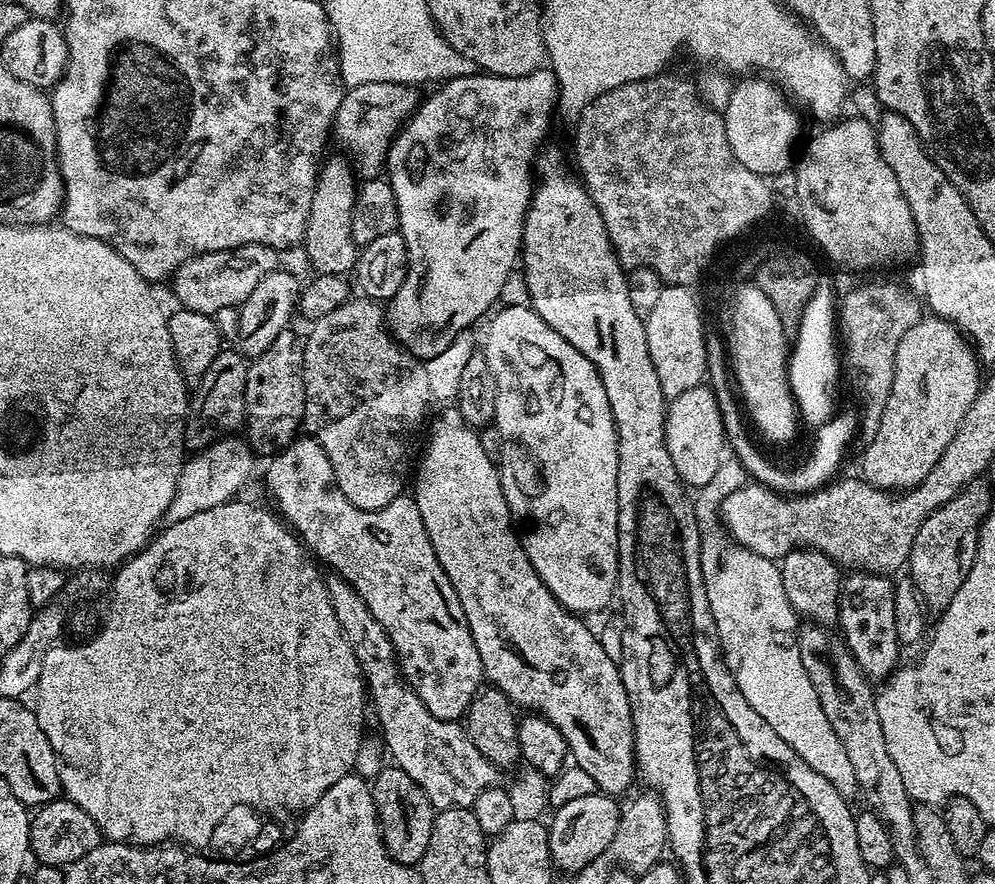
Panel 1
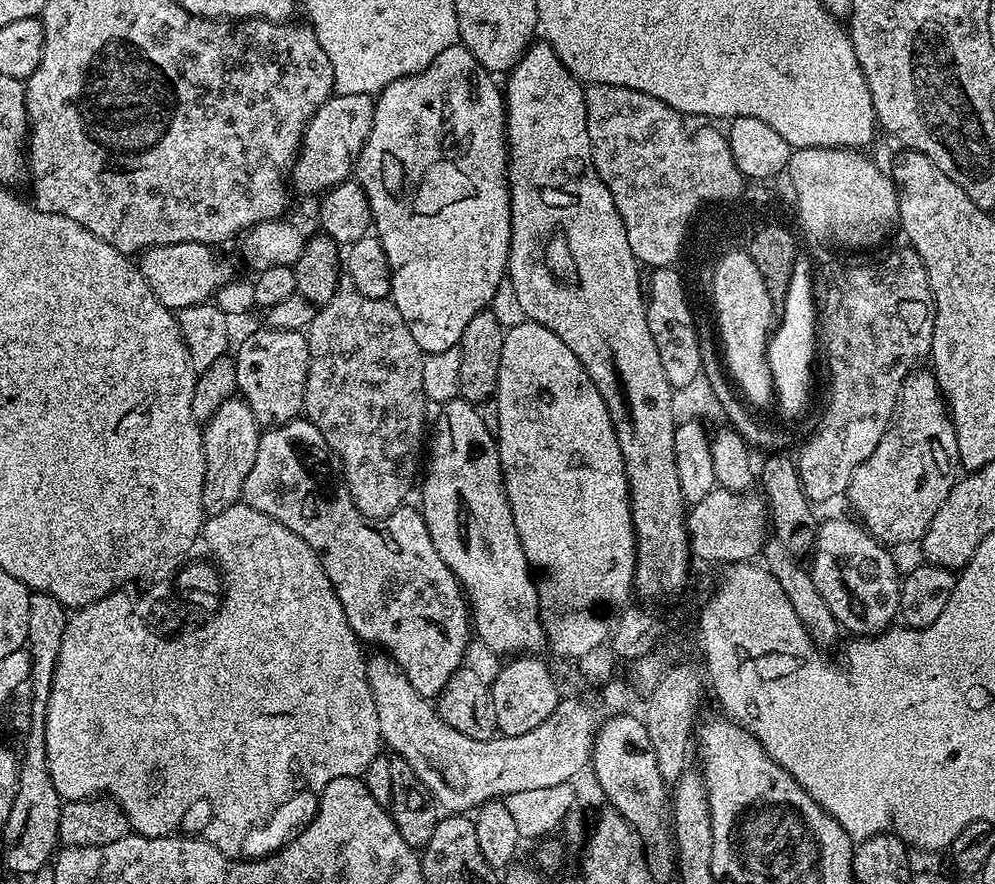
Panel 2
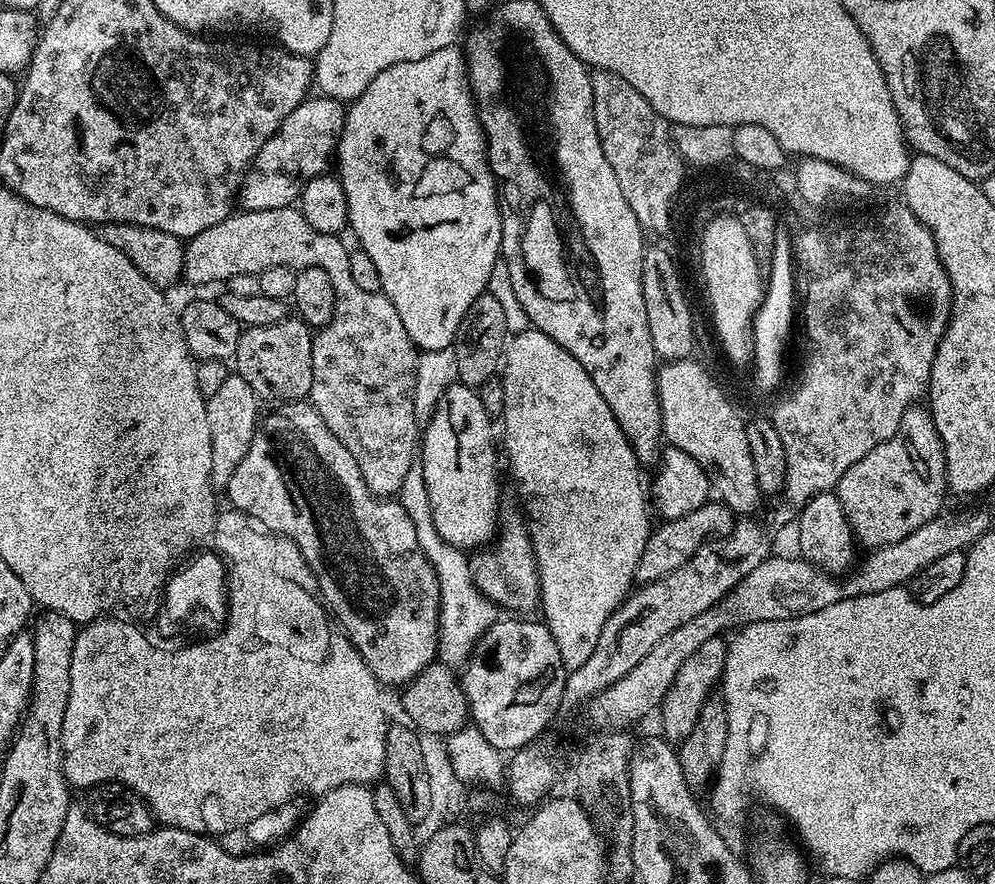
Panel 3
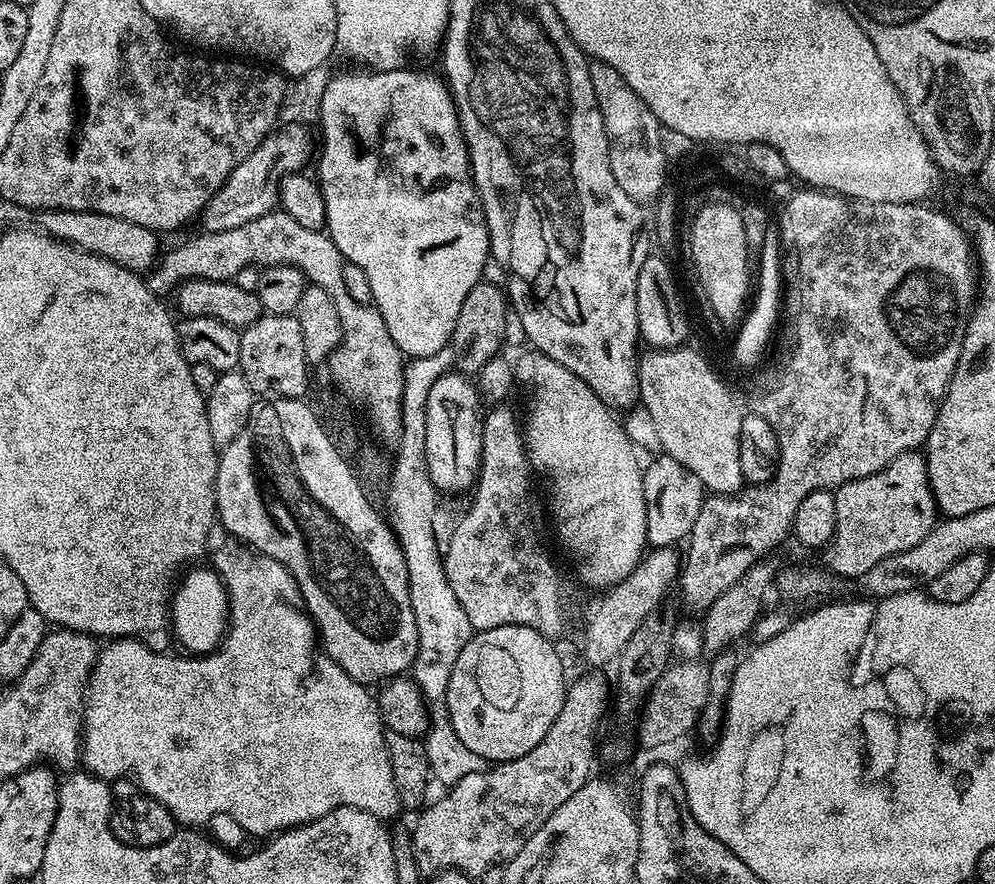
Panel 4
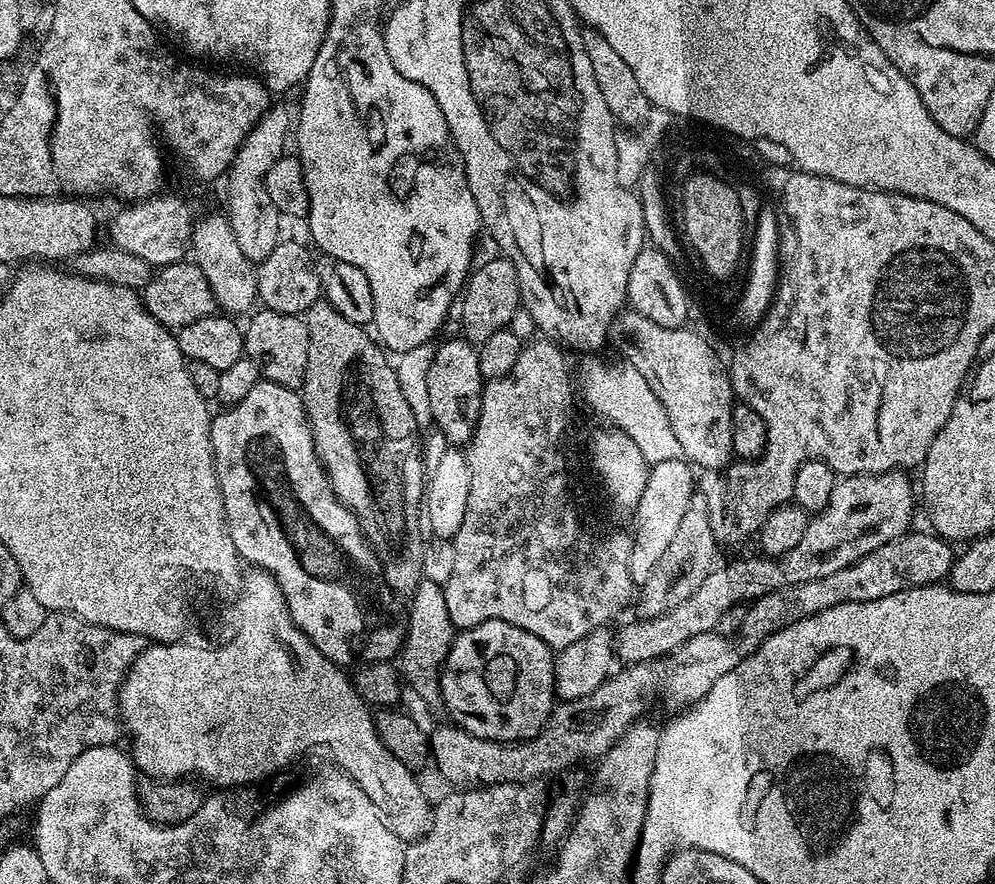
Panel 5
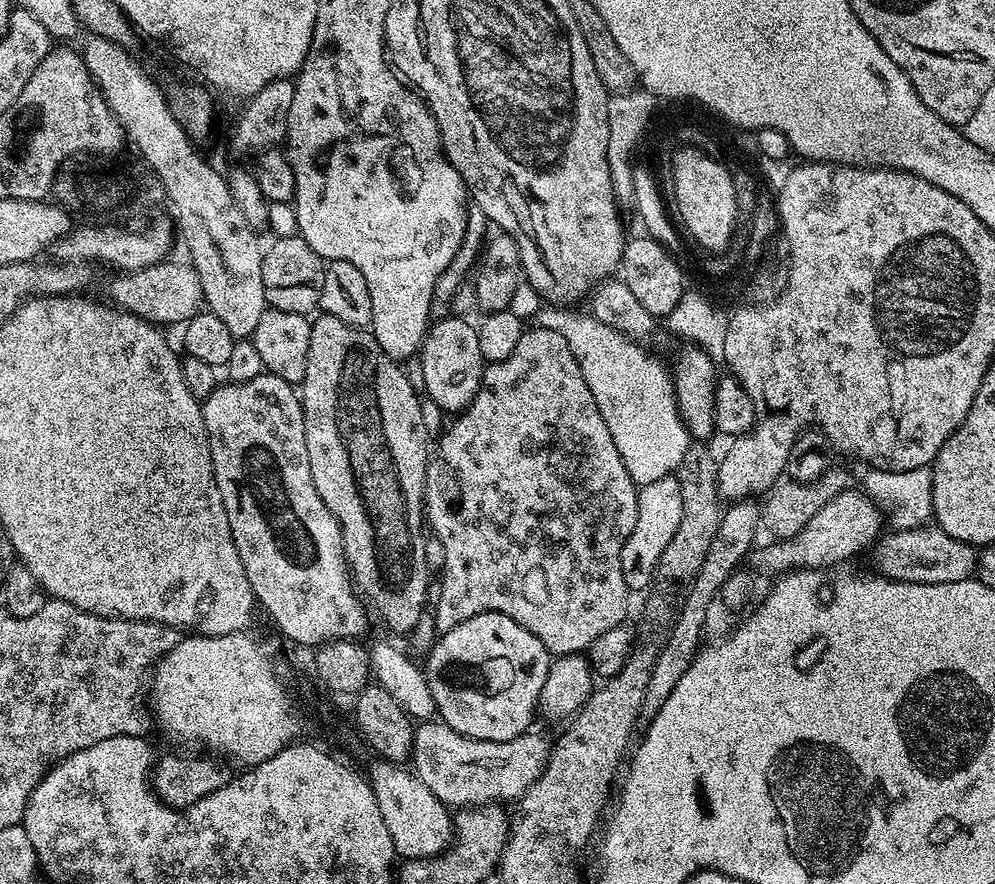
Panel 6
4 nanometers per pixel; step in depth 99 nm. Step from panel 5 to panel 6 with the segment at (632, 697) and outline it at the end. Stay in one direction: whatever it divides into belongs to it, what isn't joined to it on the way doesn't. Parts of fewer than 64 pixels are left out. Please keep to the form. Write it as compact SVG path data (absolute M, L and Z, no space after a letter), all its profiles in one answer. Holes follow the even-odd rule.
M925 522L919 528L889 531L875 541L872 560L881 577L907 584L949 584L969 579L976 570L977 549L958 538L950 538L946 530ZM420 722L414 728L416 737L412 743L410 757L411 771L446 806L459 810L482 804L499 804L501 802L519 801L525 790L534 786L542 770L548 765L550 755L550 740L544 736L535 736L535 731L529 730L523 736L510 738L506 742L490 742L470 738L458 730L454 730L443 722Z

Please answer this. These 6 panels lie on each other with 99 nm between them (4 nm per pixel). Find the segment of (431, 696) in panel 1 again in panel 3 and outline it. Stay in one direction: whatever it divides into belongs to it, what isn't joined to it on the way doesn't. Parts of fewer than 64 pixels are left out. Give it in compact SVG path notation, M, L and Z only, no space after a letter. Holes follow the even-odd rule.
M288 402L277 412L272 412L263 417L257 423L256 433L250 442L250 450L246 450L246 458L238 462L238 470L230 478L226 489L226 495L233 509L237 512L245 512L257 525L263 526L269 532L275 532L293 540L302 554L302 558L308 563L308 568L314 577L318 595L324 601L329 613L334 617L335 623L342 626L352 645L362 654L366 666L374 674L374 678L381 685L400 684L406 686L418 674L422 674L428 665L437 659L436 643L438 642L438 626L440 625L440 587L436 572L432 569L431 562L426 558L424 551L418 546L418 534L414 530L414 522L410 522L410 514L395 499L377 498L367 488L362 478L362 470L358 470L358 462L354 462L354 454L334 438L332 431L322 422L322 414L312 408L308 402Z

